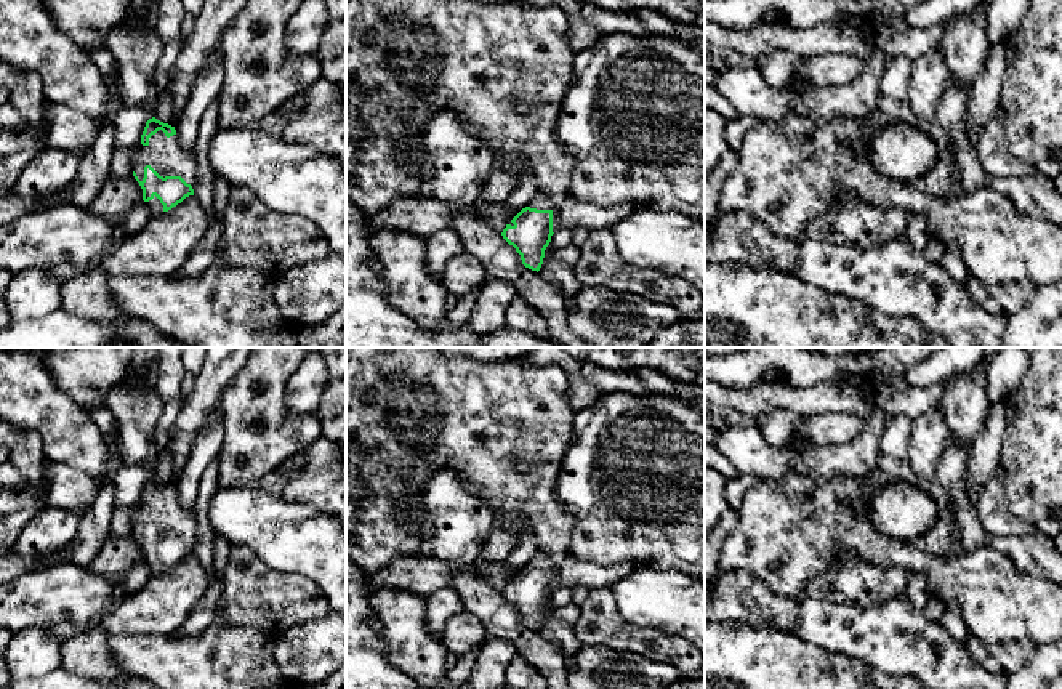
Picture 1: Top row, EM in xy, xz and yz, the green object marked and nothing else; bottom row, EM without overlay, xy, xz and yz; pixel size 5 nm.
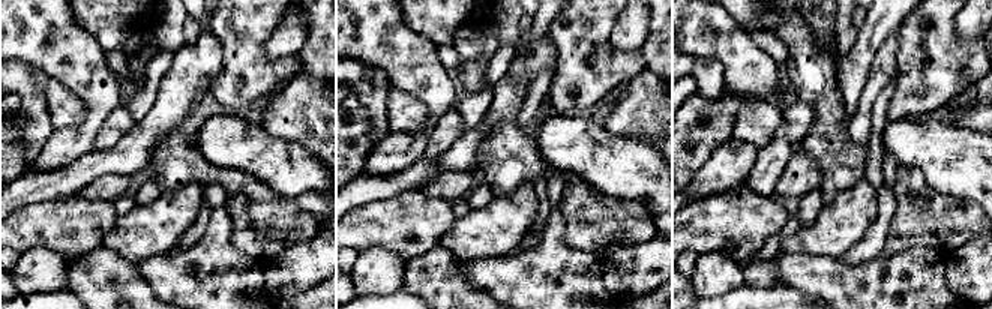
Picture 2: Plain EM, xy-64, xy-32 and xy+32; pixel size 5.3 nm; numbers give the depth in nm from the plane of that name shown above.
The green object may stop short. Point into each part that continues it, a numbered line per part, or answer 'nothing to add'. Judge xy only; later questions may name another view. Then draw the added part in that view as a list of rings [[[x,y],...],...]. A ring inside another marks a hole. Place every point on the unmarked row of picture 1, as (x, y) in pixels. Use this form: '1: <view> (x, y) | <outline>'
1: xy (165, 515) | [[[162,489],[149,497],[149,503],[136,502],[138,510],[133,518],[133,530],[138,538],[144,537],[144,526],[151,524],[160,535],[181,535],[192,548],[197,545],[197,516],[194,510],[184,510],[178,495],[165,495]]]
2: xy (156, 566) | [[[155,554],[152,559],[147,561],[147,566],[149,566],[152,575],[163,572],[163,564],[160,562],[160,559]]]

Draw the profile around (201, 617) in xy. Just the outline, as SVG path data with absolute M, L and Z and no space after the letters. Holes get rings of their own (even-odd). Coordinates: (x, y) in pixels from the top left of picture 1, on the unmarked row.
M215 572L213 580L208 583L203 598L173 635L186 638L203 633L213 622L215 612L223 598L223 590L224 578L223 575Z

